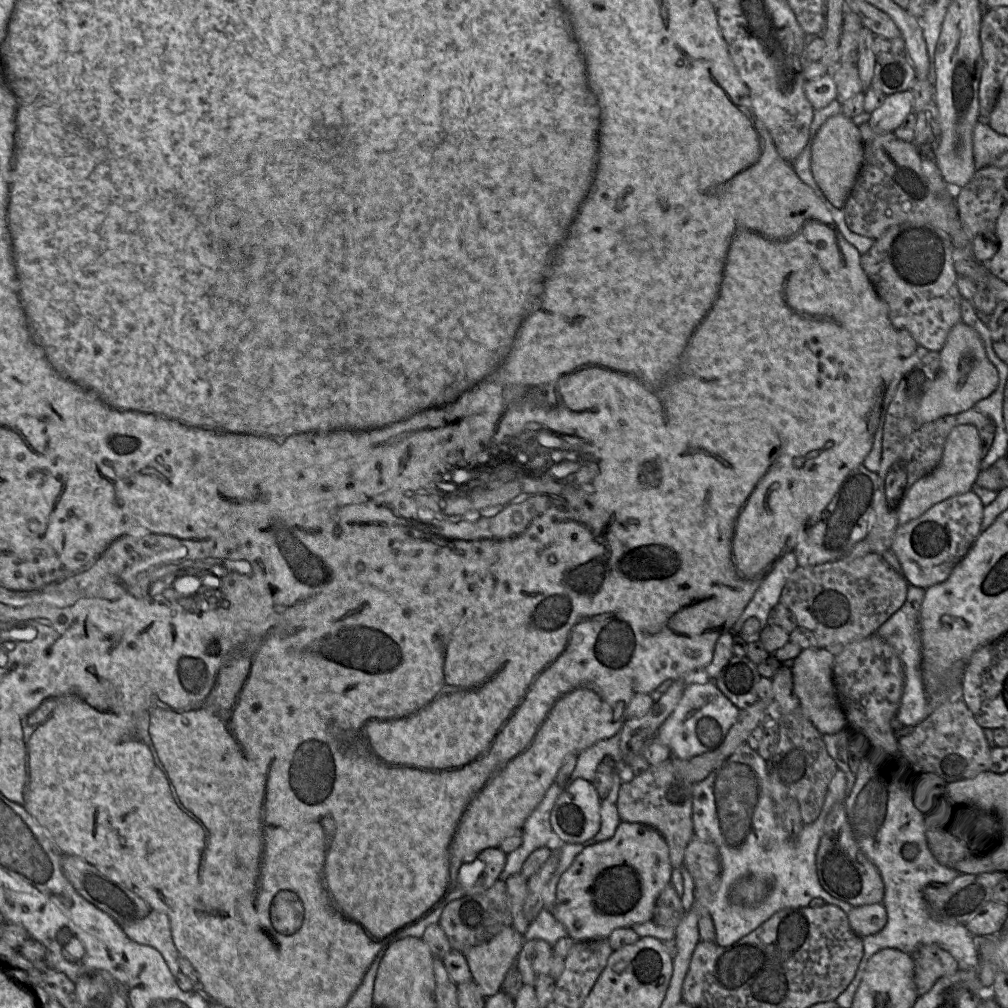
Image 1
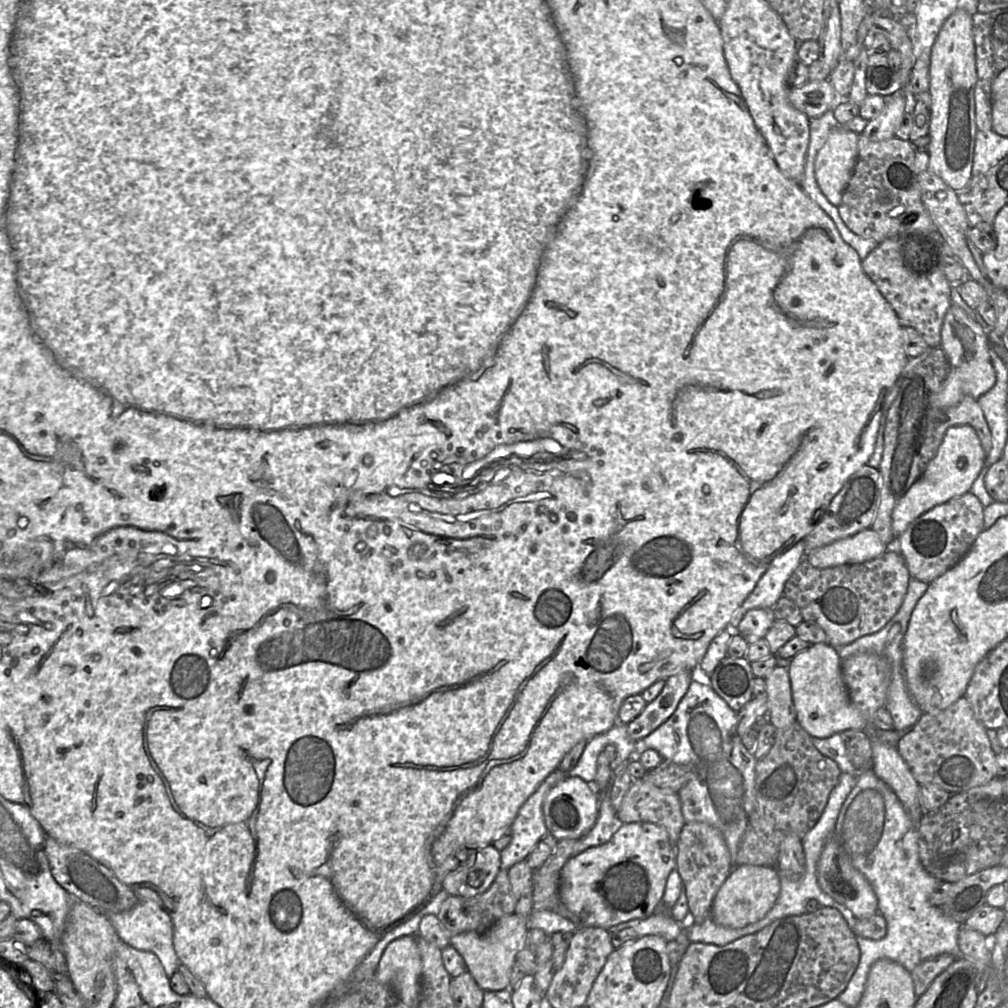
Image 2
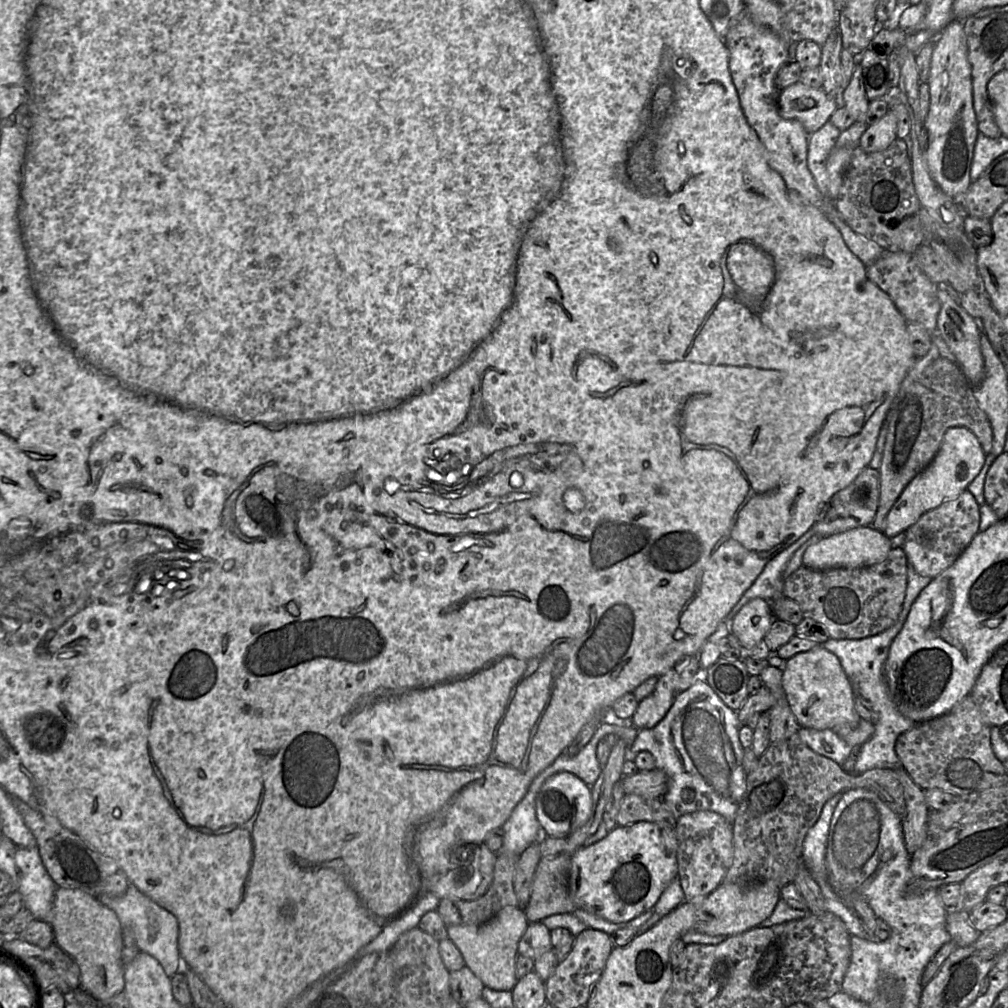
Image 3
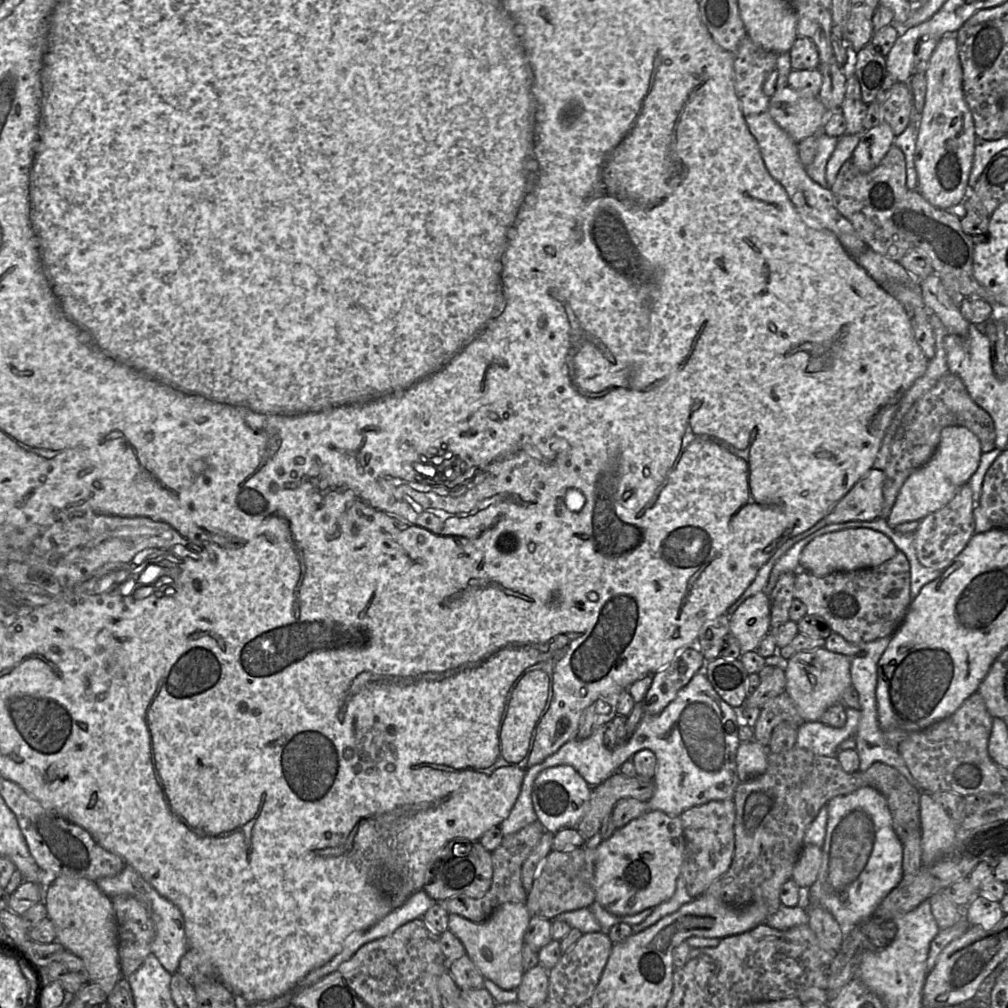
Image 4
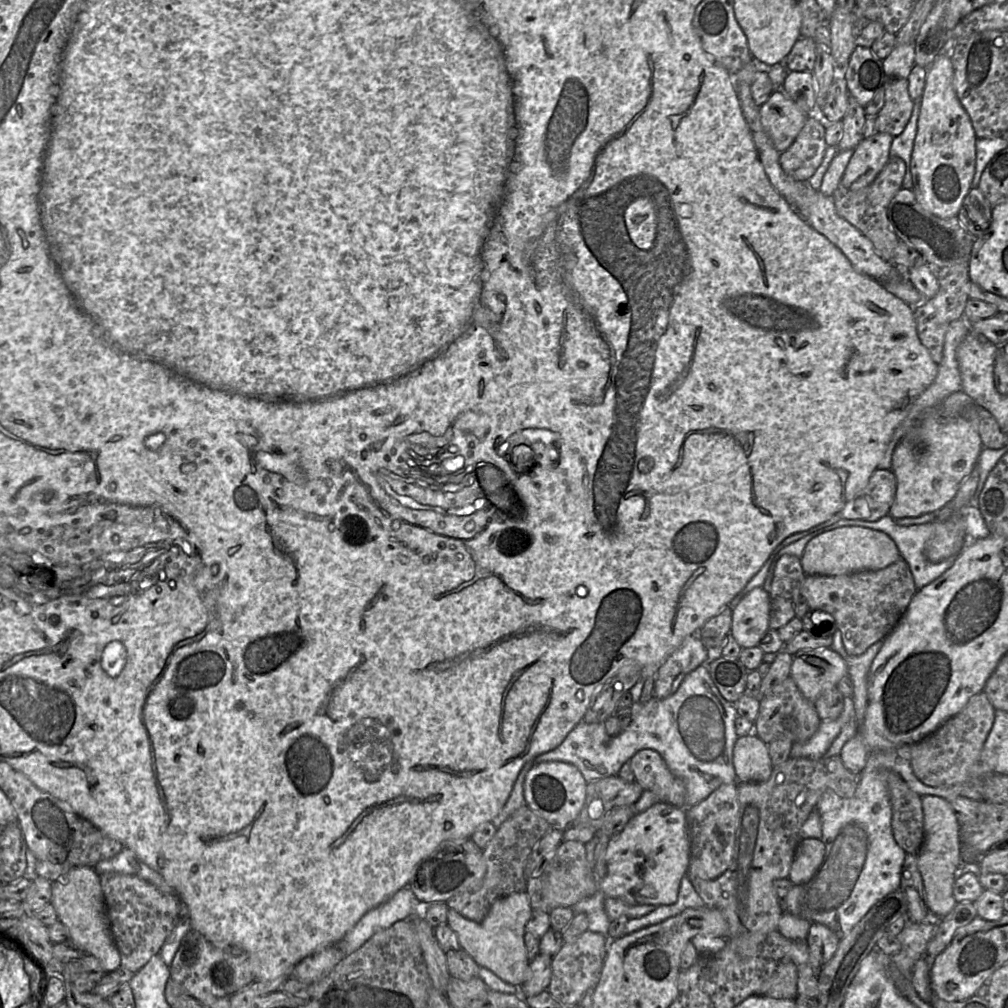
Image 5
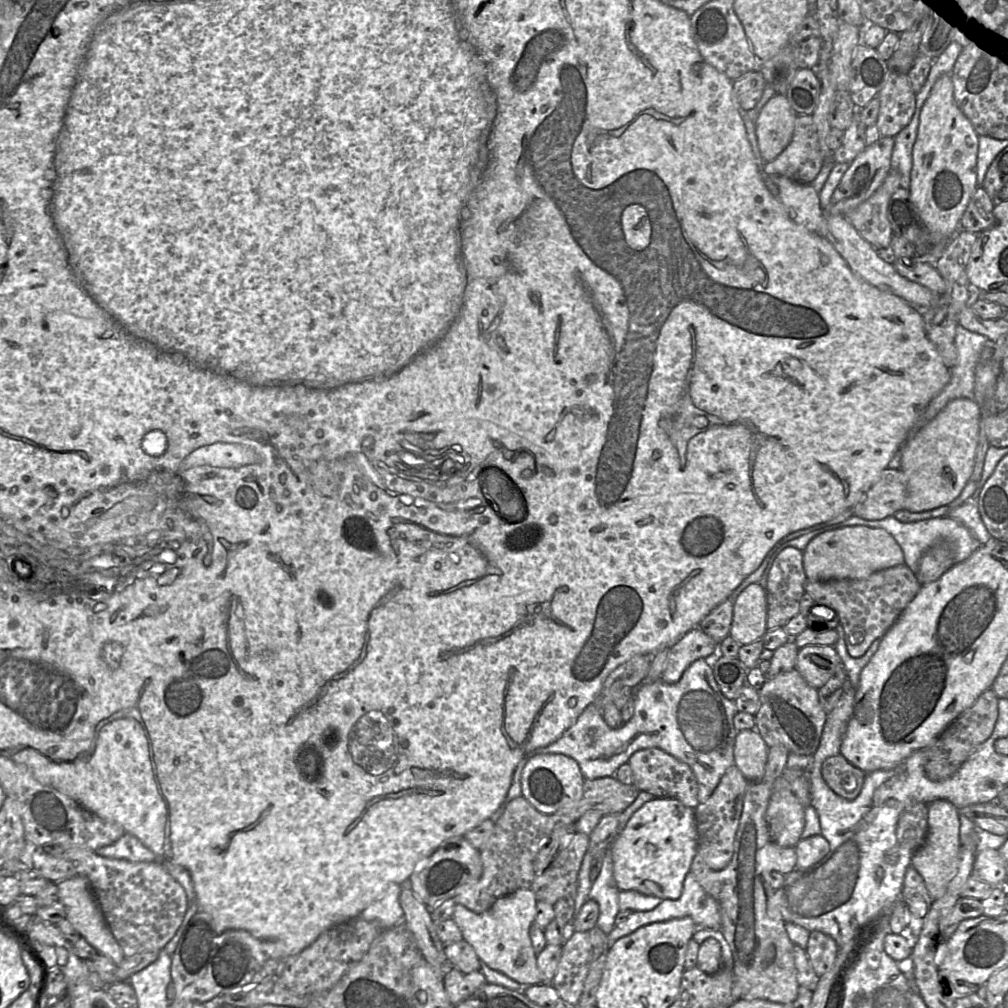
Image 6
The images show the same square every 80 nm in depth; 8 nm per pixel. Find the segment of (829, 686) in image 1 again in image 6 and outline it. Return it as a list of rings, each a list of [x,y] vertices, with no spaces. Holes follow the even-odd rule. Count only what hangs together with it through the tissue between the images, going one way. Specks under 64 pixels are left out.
[[[808,645],[799,649],[795,669],[818,690],[834,676],[841,662],[834,646]]]

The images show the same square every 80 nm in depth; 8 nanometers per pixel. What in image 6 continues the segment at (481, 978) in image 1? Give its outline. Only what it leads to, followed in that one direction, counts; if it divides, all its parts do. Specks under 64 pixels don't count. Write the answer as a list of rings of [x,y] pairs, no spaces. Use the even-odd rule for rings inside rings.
[[[519,889],[512,894],[498,898],[483,913],[475,913],[456,904],[452,920],[459,927],[463,939],[473,947],[479,960],[491,969],[499,971],[521,984],[541,984],[537,954],[529,936],[529,929],[536,916],[536,903],[536,896],[532,889]]]

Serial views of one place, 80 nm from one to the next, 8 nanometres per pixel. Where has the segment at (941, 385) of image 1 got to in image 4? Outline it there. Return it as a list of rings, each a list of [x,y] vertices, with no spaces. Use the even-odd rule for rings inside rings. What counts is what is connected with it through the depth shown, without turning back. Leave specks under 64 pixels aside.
[[[931,274],[919,280],[919,286],[926,307],[940,318],[947,333],[964,336],[970,323],[961,315],[959,306],[956,306],[946,293],[940,277]]]

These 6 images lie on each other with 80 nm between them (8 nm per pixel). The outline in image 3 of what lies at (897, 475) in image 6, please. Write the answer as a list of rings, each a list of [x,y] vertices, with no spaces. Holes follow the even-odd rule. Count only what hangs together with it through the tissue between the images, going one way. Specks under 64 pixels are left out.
[[[867,466],[858,474],[850,485],[837,492],[831,498],[823,515],[814,523],[811,529],[814,529],[814,534],[827,537],[860,526],[872,526],[878,509],[879,496],[879,469]]]

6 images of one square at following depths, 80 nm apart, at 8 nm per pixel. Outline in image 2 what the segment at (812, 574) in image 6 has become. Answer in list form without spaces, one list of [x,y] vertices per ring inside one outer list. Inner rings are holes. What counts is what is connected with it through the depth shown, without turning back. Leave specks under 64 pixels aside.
[[[870,527],[857,534],[816,548],[806,555],[816,568],[858,564],[872,560],[887,550],[878,534]]]

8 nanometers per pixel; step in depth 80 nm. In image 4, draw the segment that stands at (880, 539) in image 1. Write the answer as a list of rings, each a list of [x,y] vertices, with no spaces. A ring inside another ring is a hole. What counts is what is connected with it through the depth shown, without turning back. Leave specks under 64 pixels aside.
[[[951,372],[946,373],[912,405],[895,433],[889,459],[883,470],[885,473],[884,502],[880,517],[888,518],[904,482],[931,459],[939,445],[941,431],[946,426],[967,427],[979,438],[983,453],[996,448],[993,419],[987,411],[972,400],[959,376]]]

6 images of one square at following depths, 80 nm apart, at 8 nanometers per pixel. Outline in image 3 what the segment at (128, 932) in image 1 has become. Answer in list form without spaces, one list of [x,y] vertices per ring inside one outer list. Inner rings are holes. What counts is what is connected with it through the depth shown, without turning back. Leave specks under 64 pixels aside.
[[[132,884],[121,896],[99,896],[98,899],[118,917],[122,930],[129,930],[133,934],[140,951],[153,956],[161,964],[166,974],[172,977],[182,969],[182,958],[178,946],[179,925],[177,918],[168,910],[143,894]]]

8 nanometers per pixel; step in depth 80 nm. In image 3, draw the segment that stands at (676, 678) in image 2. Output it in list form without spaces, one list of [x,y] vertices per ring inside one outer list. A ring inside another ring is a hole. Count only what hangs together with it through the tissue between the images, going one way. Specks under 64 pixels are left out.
[[[690,655],[659,676],[653,692],[639,702],[630,720],[632,726],[638,730],[656,726],[665,717],[675,698],[693,684],[700,669],[699,656]]]

